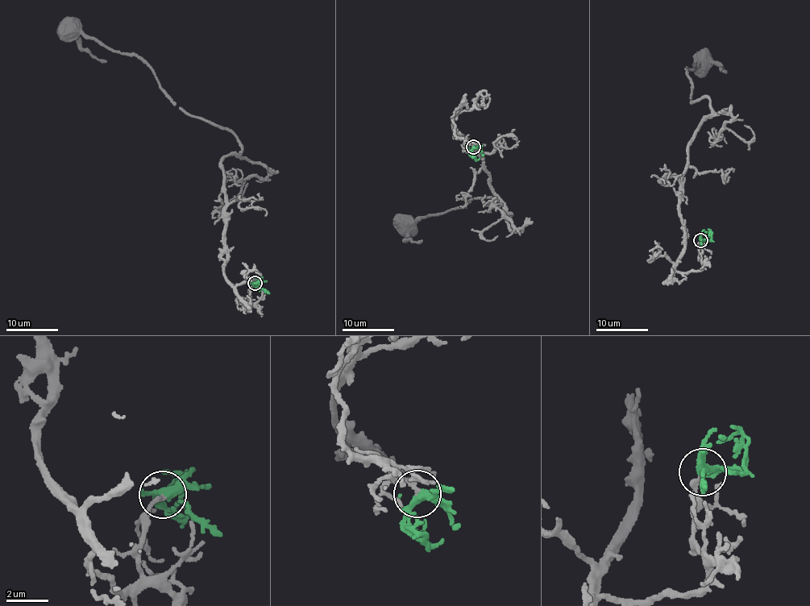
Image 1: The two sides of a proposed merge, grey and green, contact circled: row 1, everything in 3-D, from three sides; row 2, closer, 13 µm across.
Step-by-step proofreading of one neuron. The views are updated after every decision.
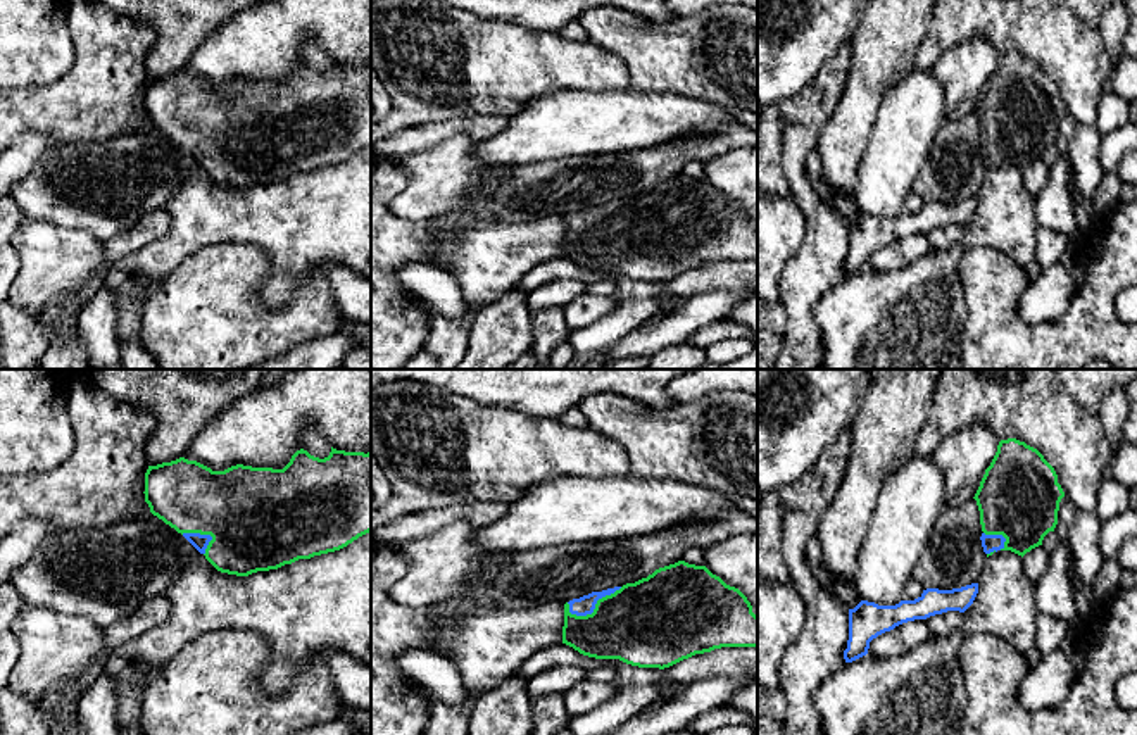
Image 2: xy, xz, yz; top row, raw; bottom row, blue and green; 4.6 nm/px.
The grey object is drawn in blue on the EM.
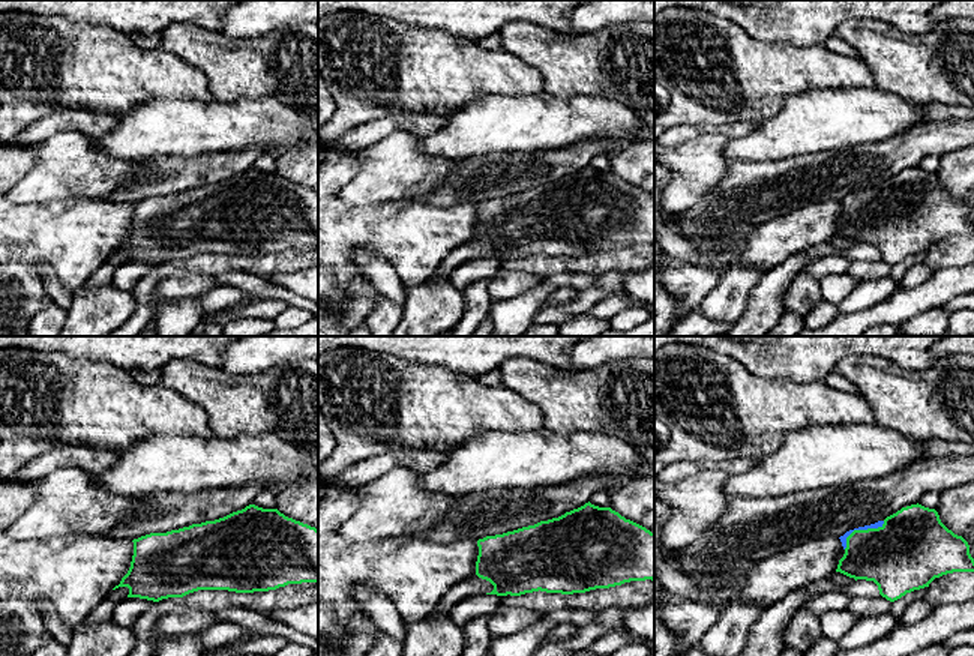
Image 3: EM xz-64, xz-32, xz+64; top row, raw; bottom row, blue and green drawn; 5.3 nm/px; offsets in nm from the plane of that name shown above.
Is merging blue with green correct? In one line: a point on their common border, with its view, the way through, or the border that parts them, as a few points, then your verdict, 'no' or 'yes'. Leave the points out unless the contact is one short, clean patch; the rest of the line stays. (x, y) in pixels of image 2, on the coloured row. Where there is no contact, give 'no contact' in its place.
contact xz (594, 606); yes

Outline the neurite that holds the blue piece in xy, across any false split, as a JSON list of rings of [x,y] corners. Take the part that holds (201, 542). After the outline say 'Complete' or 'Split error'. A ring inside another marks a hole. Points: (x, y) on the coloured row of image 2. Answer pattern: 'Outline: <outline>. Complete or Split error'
Outline: [[[331,447],[330,455],[319,459],[300,449],[283,469],[236,464],[224,471],[179,457],[148,466],[143,493],[150,512],[181,533],[217,571],[248,576],[340,550],[371,531],[371,452]]]. Split error

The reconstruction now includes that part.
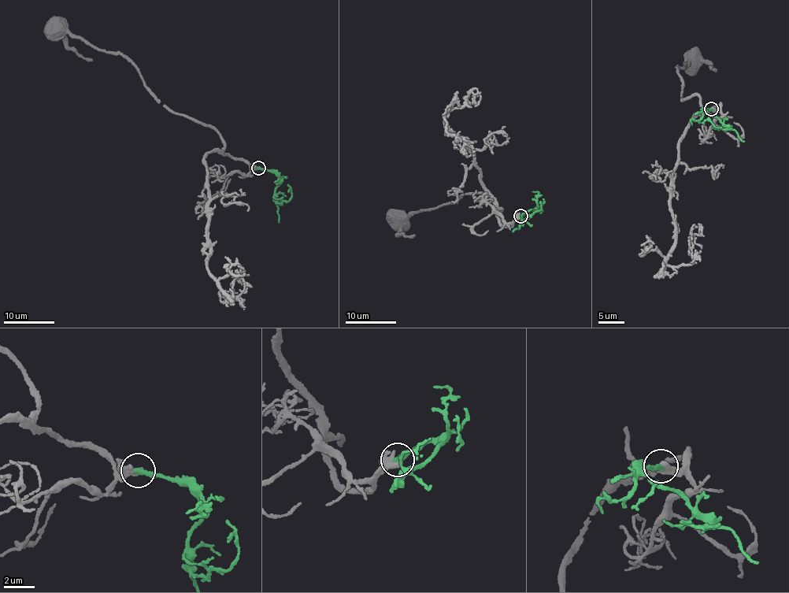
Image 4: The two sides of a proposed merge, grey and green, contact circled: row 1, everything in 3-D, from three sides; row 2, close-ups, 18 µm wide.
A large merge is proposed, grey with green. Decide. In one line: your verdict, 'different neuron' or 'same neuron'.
same neuron

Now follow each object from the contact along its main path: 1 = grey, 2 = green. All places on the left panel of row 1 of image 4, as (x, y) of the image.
1: (257, 167), (223, 152), (224, 138), (211, 127), (175, 114), (158, 101), (121, 54), (56, 30)
2: (257, 168), (272, 171), (278, 176), (279, 182), (273, 197), (289, 200), (291, 194), (287, 185)

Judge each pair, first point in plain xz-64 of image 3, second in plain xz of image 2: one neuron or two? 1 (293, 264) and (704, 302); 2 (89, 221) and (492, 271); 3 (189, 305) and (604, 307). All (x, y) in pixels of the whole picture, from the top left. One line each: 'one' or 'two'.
1: two
2: one
3: two

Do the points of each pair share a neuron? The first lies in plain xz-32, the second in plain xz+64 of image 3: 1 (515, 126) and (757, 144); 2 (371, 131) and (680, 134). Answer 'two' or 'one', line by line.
1: one
2: one

